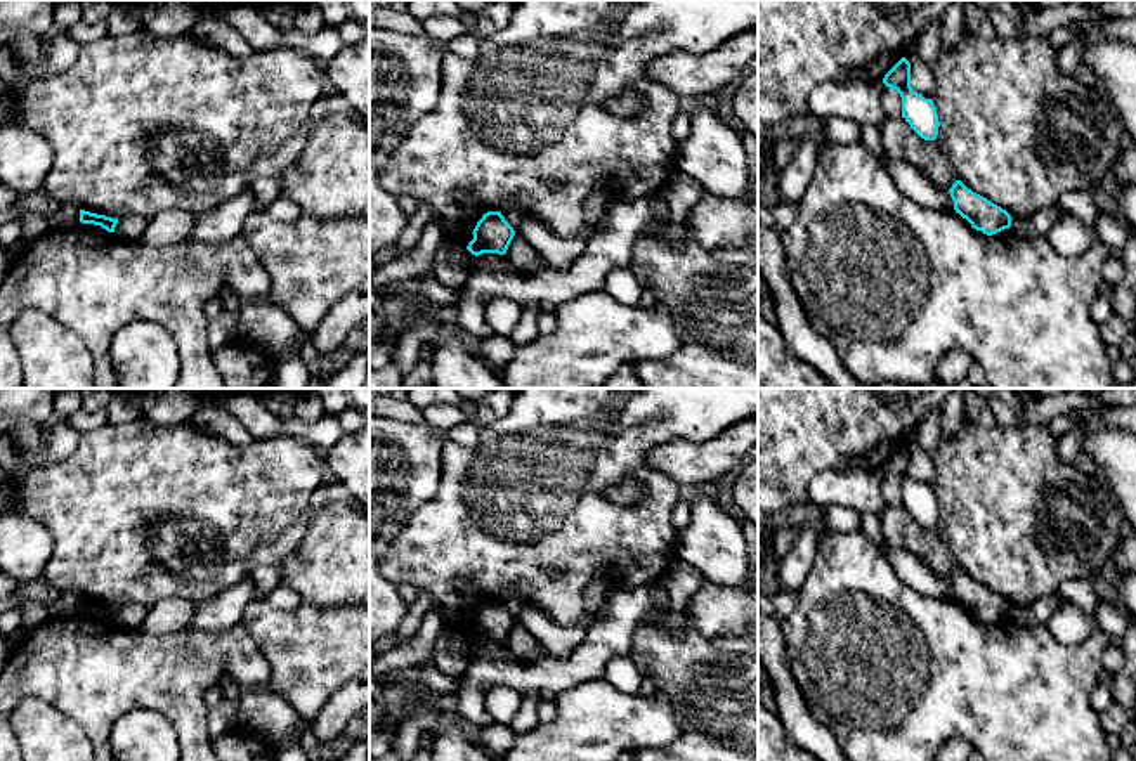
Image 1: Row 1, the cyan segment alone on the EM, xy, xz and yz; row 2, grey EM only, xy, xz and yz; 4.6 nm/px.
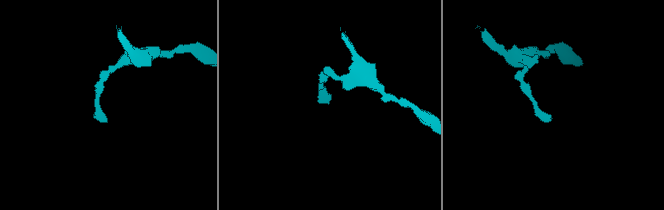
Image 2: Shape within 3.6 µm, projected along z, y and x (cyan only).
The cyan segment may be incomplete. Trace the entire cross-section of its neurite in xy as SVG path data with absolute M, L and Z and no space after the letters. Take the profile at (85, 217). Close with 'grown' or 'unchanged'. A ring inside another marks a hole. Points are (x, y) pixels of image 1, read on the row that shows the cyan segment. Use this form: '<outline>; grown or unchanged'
M80 210L80 222L82 224L101 225L108 232L114 232L118 218L111 218L111 217L106 217L106 215L97 215L97 213L90 213L90 211Z; unchanged

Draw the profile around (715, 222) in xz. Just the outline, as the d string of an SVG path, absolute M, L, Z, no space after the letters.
M758 161L749 165L748 191L737 198L704 191L683 222L690 236L709 251L744 246L758 239Z

